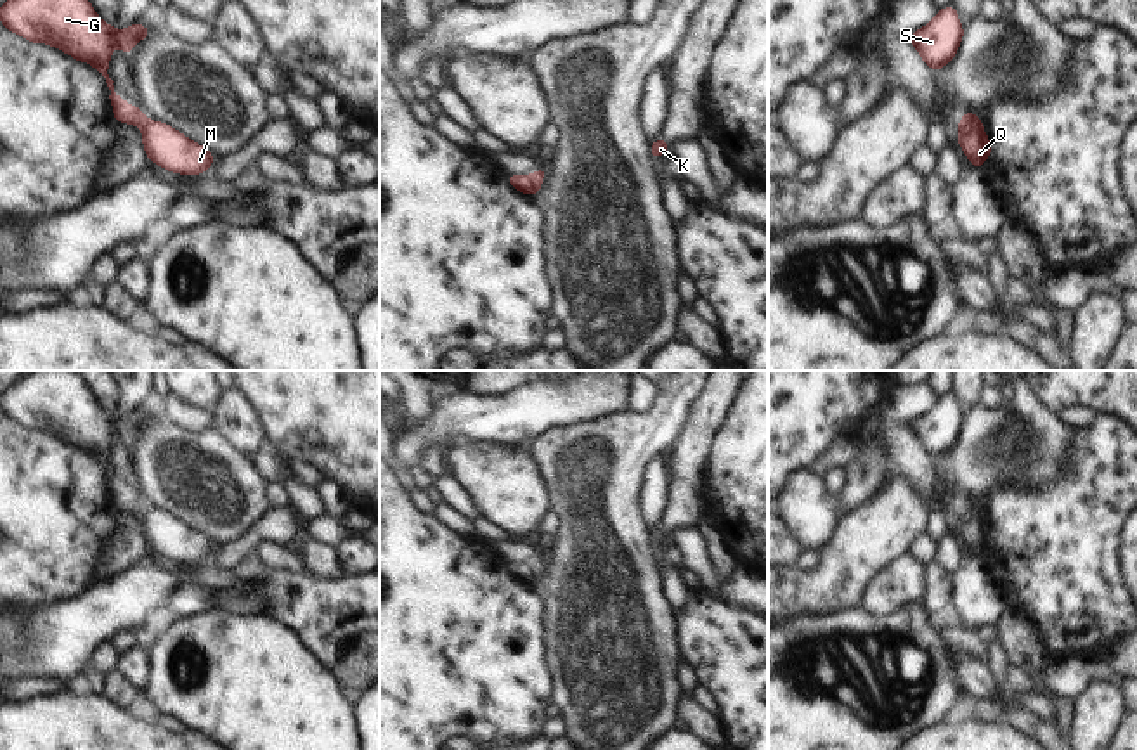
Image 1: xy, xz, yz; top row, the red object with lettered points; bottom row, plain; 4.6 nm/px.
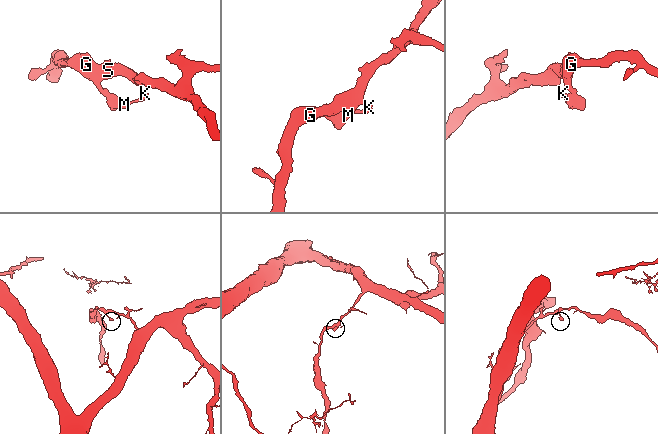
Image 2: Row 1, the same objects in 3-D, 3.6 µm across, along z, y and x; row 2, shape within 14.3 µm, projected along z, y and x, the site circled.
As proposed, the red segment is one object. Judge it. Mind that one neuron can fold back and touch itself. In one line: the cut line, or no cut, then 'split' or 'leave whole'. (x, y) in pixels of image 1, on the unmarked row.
cut in xz along (531, 563), (532, 582); split

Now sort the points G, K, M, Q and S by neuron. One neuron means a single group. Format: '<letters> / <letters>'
G S / K M Q

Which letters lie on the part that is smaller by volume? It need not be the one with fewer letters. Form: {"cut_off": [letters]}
{"cut_off": ["K", "M", "Q"]}

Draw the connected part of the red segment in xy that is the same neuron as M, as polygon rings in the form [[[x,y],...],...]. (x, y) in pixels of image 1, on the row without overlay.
[[[146,508],[142,533],[147,547],[179,563],[203,563],[215,544],[166,511]]]

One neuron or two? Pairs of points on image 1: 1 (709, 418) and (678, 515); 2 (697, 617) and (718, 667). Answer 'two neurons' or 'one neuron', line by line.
1: one neuron
2: one neuron

